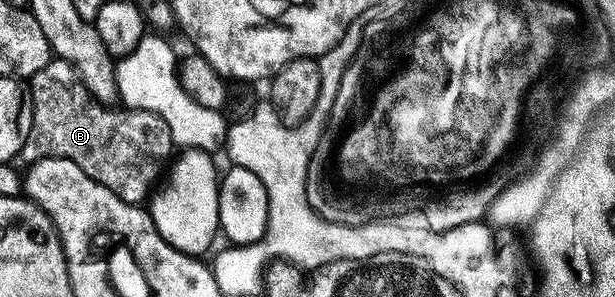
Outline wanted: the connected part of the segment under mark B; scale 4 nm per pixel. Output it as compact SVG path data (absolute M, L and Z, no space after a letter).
M57 57L31 77L29 89L33 124L23 145L24 163L40 162L42 158L73 160L85 176L105 184L121 200L136 204L148 201L154 182L173 151L169 124L161 116L102 106L85 88L75 69Z

